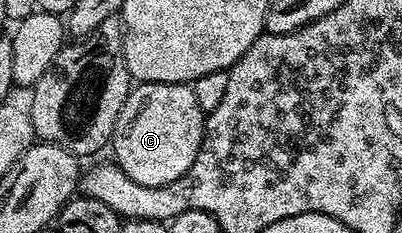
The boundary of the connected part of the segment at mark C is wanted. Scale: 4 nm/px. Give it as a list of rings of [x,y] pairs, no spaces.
[[[158,81],[138,84],[130,88],[129,97],[123,103],[123,111],[119,111],[111,142],[112,160],[130,179],[143,187],[163,187],[167,183],[175,183],[175,179],[179,179],[193,166],[195,155],[199,155],[199,147],[205,138],[206,116],[195,99],[195,91],[188,84]]]

